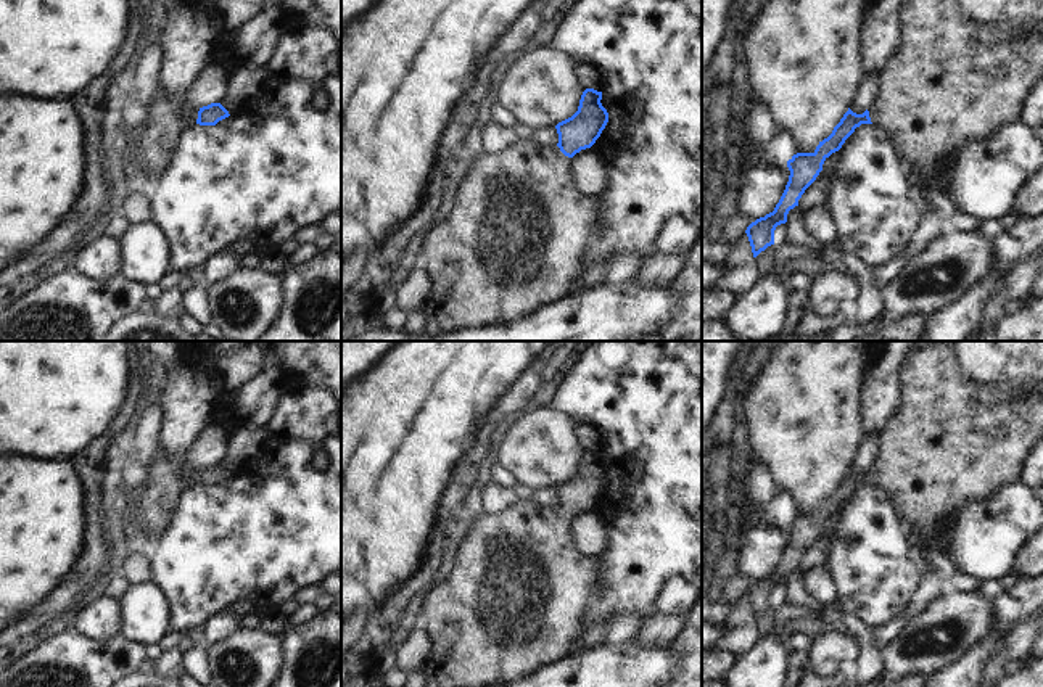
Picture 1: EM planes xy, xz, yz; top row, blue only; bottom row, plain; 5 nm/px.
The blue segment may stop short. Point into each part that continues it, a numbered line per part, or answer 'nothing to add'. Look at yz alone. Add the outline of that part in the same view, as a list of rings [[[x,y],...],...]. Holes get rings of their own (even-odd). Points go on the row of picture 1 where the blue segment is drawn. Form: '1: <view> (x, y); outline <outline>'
1: yz (952, 79); outline [[[903,0],[900,6],[900,34],[895,48],[885,60],[882,69],[877,72],[877,88],[868,108],[872,125],[877,125],[892,150],[900,161],[900,171],[905,175],[906,183],[914,182],[919,177],[927,191],[937,188],[945,198],[951,201],[946,182],[950,179],[950,169],[954,158],[961,150],[974,142],[988,140],[996,130],[1011,122],[1017,122],[1022,114],[1022,105],[1027,100],[1030,90],[1043,80],[1043,32],[1037,27],[1035,18],[1029,16],[1001,16],[991,19],[977,19],[971,16],[961,0]]]

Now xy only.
1: xy (150, 153); outline [[[161,84],[150,105],[150,113],[145,127],[129,135],[124,159],[124,175],[129,191],[134,191],[129,183],[137,177],[148,177],[161,182],[171,166],[175,162],[177,151],[192,125],[196,124],[200,108],[192,105],[190,90],[175,92],[169,85]]]

